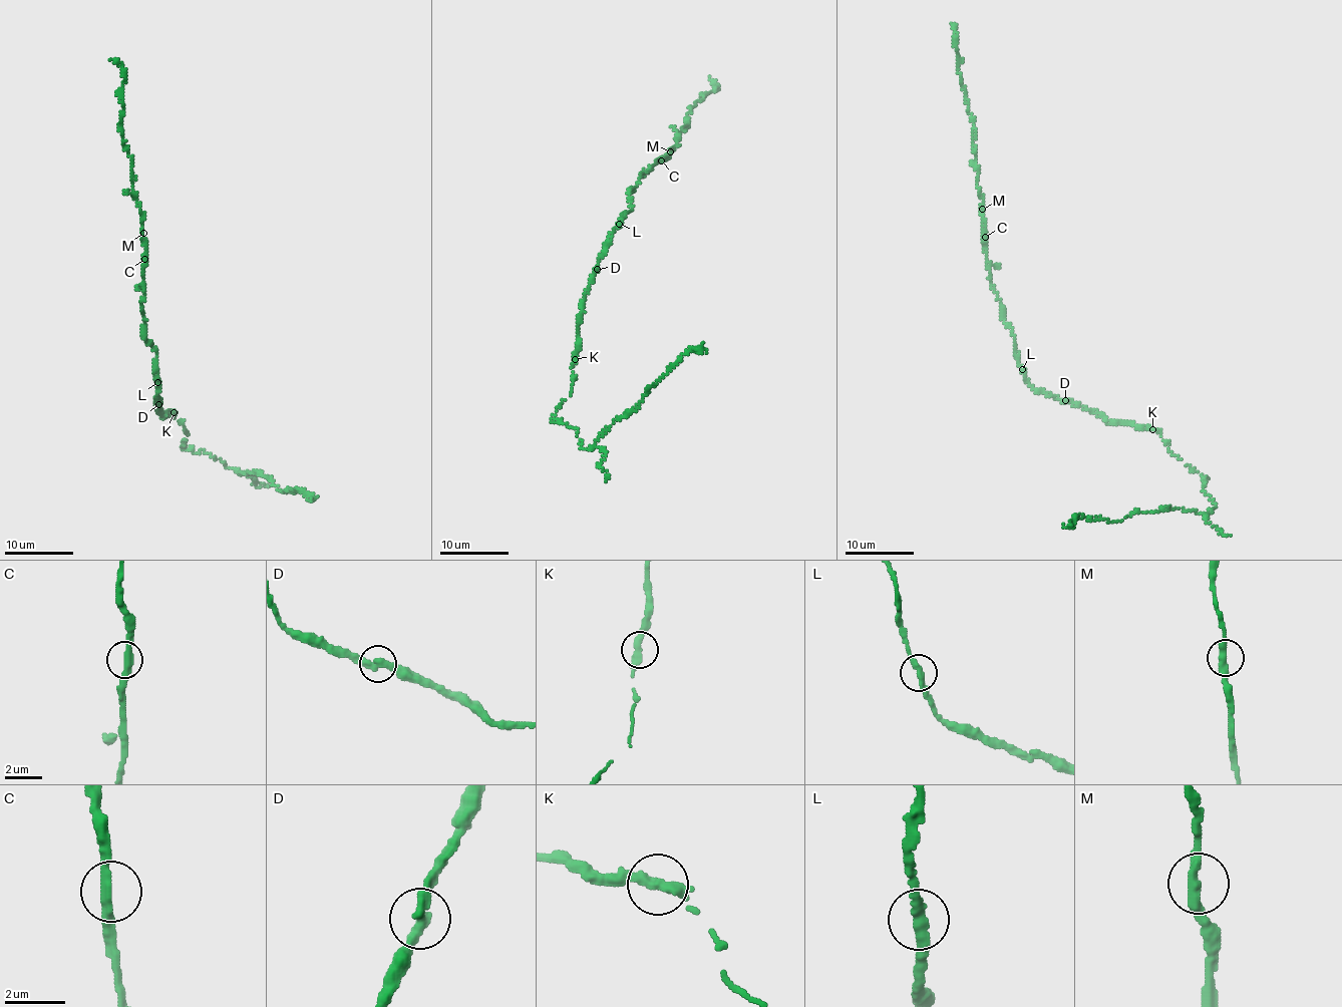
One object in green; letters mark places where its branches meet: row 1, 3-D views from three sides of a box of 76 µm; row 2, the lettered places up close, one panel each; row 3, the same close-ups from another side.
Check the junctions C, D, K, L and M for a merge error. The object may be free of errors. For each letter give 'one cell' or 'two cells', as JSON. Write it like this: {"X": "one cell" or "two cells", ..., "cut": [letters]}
{"C": "one cell", "D": "one cell", "K": "one cell", "L": "one cell", "M": "one cell", "cut": []}

